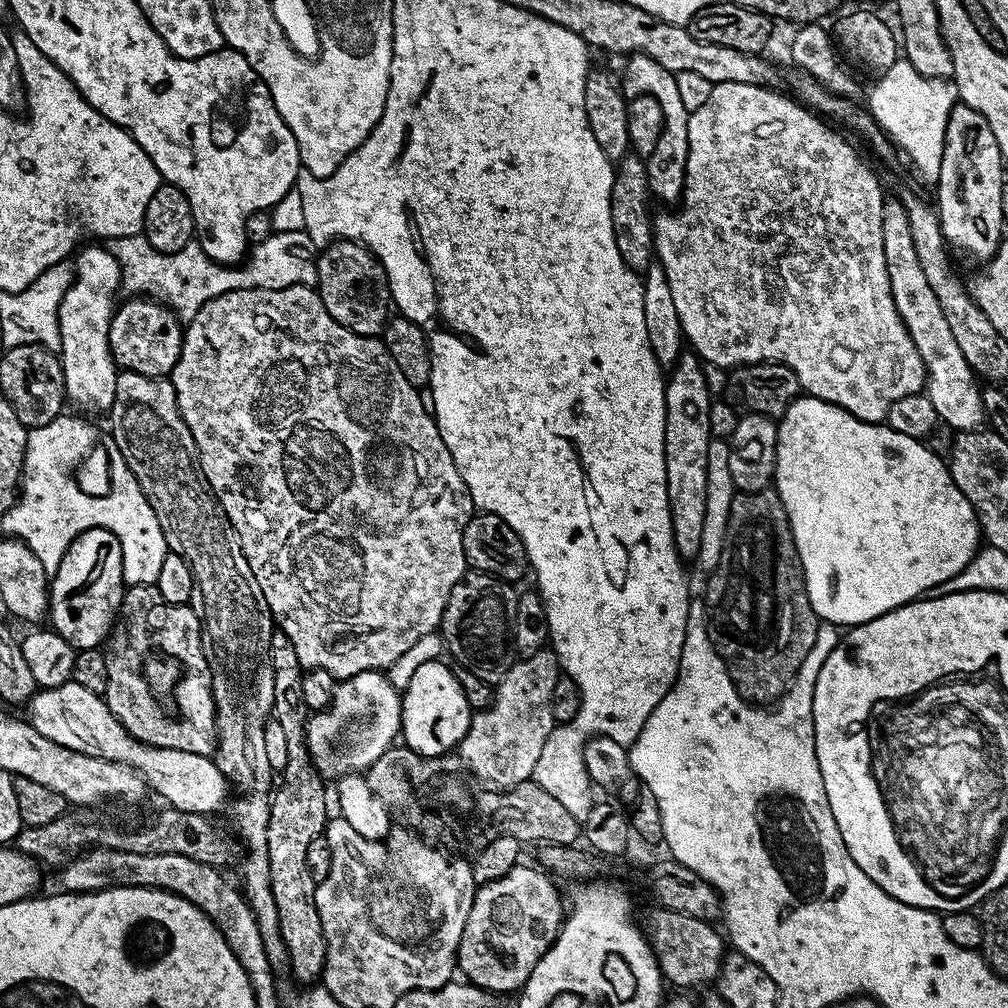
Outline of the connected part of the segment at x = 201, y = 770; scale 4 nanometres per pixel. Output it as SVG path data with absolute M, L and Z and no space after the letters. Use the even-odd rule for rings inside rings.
M69 682L57 688L41 688L27 701L27 708L27 722L32 724L38 734L42 734L42 738L50 738L50 742L58 742L58 746L66 746L94 758L130 766L143 776L145 785L151 791L153 788L165 800L165 805L178 811L214 814L212 812L223 806L224 799L225 804L229 799L230 785L218 770L212 756L190 754L186 750L155 748L134 739L124 729L122 722L114 718L103 696L83 686Z

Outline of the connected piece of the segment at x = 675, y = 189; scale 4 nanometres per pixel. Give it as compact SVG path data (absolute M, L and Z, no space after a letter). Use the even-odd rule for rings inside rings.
M632 54L627 57L628 65L622 73L622 91L625 97L652 95L661 107L664 125L658 138L654 152L648 156L648 190L656 196L664 206L672 206L684 195L684 175L686 174L686 158L688 157L688 117L690 113L682 106L682 98L678 94L676 73L658 66L654 58Z

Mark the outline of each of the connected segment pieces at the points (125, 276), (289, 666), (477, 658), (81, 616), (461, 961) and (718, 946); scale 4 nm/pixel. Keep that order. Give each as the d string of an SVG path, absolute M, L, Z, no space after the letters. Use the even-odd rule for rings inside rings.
M273 231L261 244L251 245L250 259L239 266L214 263L196 242L187 244L180 252L159 252L143 234L113 239L110 251L120 263L121 289L167 304L181 322L192 320L207 300L239 288L289 288L295 284L312 286L316 283L318 245L305 231Z
M279 630L273 631L272 637L270 638L270 644L268 646L268 657L270 658L270 666L272 667L272 673L274 674L274 702L272 703L272 716L278 722L278 726L282 726L282 730L286 730L286 750L288 751L288 764L282 770L282 776L284 776L284 785L282 785L280 789L278 789L279 787L275 789L274 795L270 800L272 806L272 809L270 810L270 818L268 819L268 861L270 862L270 890L274 896L274 906L278 910L278 926L280 927L280 937L282 938L282 942L288 951L288 958L286 961L287 967L292 967L292 976L294 979L301 980L302 983L308 984L307 986L312 986L315 985L324 974L324 963L326 962L326 942L324 941L322 922L318 918L318 906L314 902L316 883L311 877L310 866L307 865L307 851L310 848L310 842L313 842L314 838L325 835L330 819L330 813L328 813L328 800L330 804L330 796L329 793L328 796L326 793L324 793L325 781L321 778L316 769L312 767L312 757L308 755L308 741L306 739L306 717L309 715L310 711L307 705L304 704L303 700L303 676L305 671L302 669L298 654L294 650L294 642L290 642L290 638L286 638L286 634L284 632Z
M469 571L464 579L456 583L454 590L450 590L439 626L447 655L452 655L459 667L493 686L504 679L514 663L512 619L517 593L512 592L512 588L511 583L484 572Z
M105 528L86 530L68 547L58 570L51 577L47 619L52 631L77 650L100 648L120 615L125 591L124 559L118 538Z
M517 866L512 869L502 878L492 881L489 884L481 884L476 889L476 897L474 898L474 906L470 910L470 918L466 918L466 926L462 930L462 938L460 945L456 951L456 966L461 976L467 983L474 984L478 988L484 989L489 994L497 994L496 992L512 992L519 993L520 989L530 978L530 974L534 970L534 966L538 966L538 962L546 954L546 950L552 947L556 937L560 935L560 926L566 919L566 904L560 901L560 892L556 889L557 881L551 875L545 874L539 867L523 868Z
M652 906L652 909L648 912L648 917L644 920L644 924L642 920L642 928L648 937L649 944L652 946L652 954L658 962L660 974L671 987L673 984L676 990L688 990L684 988L696 988L699 984L710 983L711 980L713 983L719 977L720 963L723 962L726 955L726 940L721 929L719 932L716 927L715 923L707 920L690 918L690 914L678 914L669 908Z

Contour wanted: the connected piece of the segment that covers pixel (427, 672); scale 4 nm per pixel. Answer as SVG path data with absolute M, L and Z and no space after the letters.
M431 660L418 666L408 688L402 692L400 726L403 743L425 758L440 756L451 748L453 751L468 732L473 715L474 709L468 704L455 671L440 660Z

